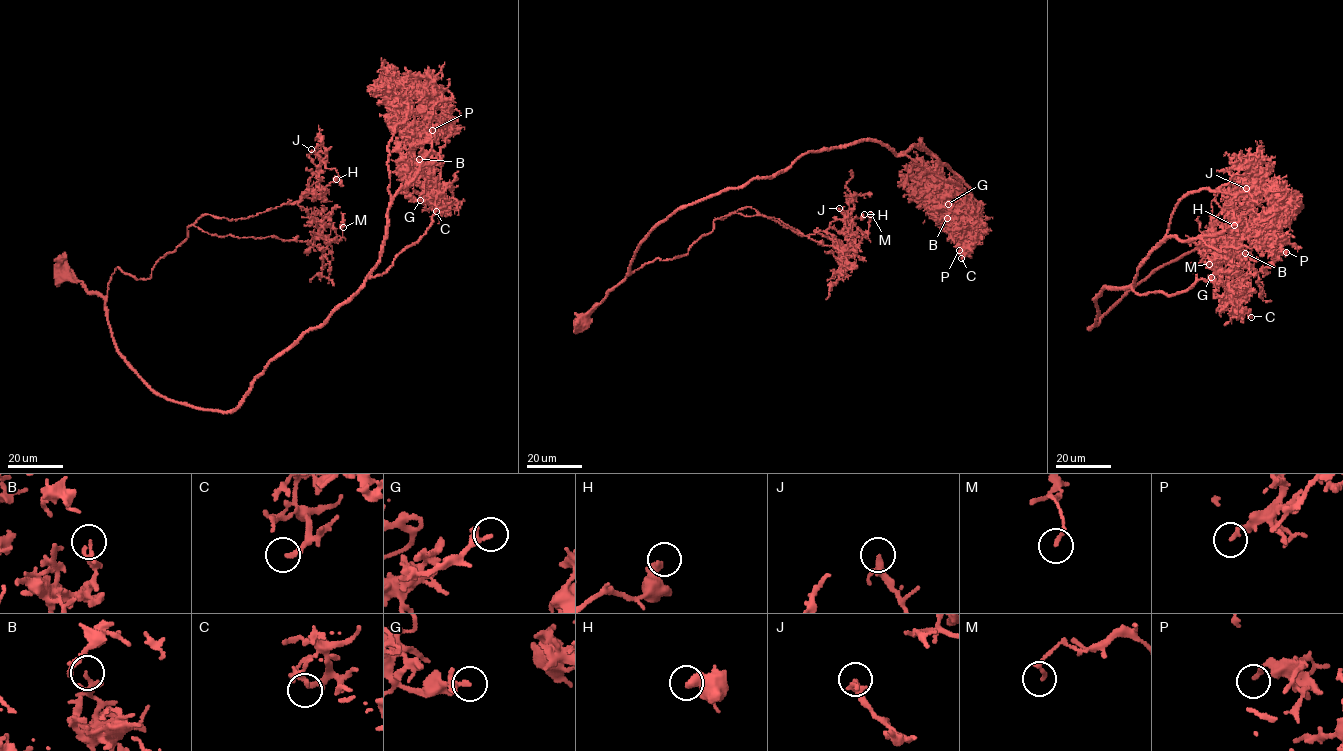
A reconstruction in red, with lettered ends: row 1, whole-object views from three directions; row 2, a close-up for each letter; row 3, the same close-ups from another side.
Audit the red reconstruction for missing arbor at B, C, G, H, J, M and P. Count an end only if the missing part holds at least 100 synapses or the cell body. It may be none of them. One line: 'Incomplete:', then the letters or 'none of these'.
Incomplete: none of these

